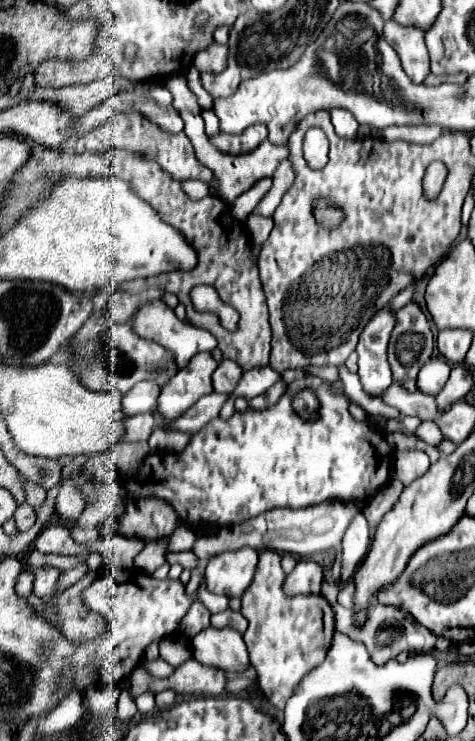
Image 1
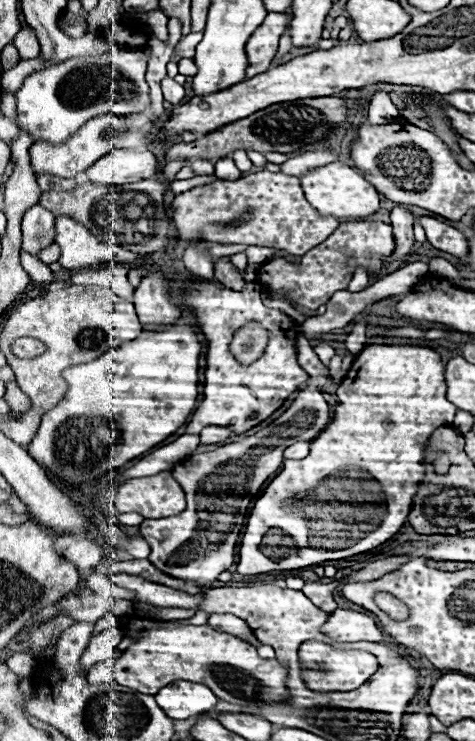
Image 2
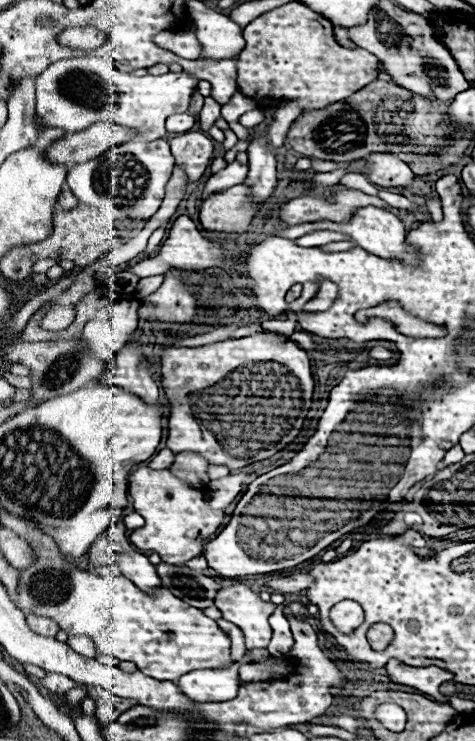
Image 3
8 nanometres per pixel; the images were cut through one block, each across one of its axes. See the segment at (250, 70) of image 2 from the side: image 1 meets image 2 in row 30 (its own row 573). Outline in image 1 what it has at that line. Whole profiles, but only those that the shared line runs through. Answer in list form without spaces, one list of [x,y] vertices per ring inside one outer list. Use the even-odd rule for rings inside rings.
[[[260,550],[254,584],[242,594],[240,610],[248,620],[244,640],[254,640],[256,660],[272,662],[272,700],[282,700],[282,710],[304,674],[324,660],[334,636],[334,610],[328,600],[324,596],[288,598],[282,592],[284,578],[286,574],[280,568],[280,554],[274,550]]]

